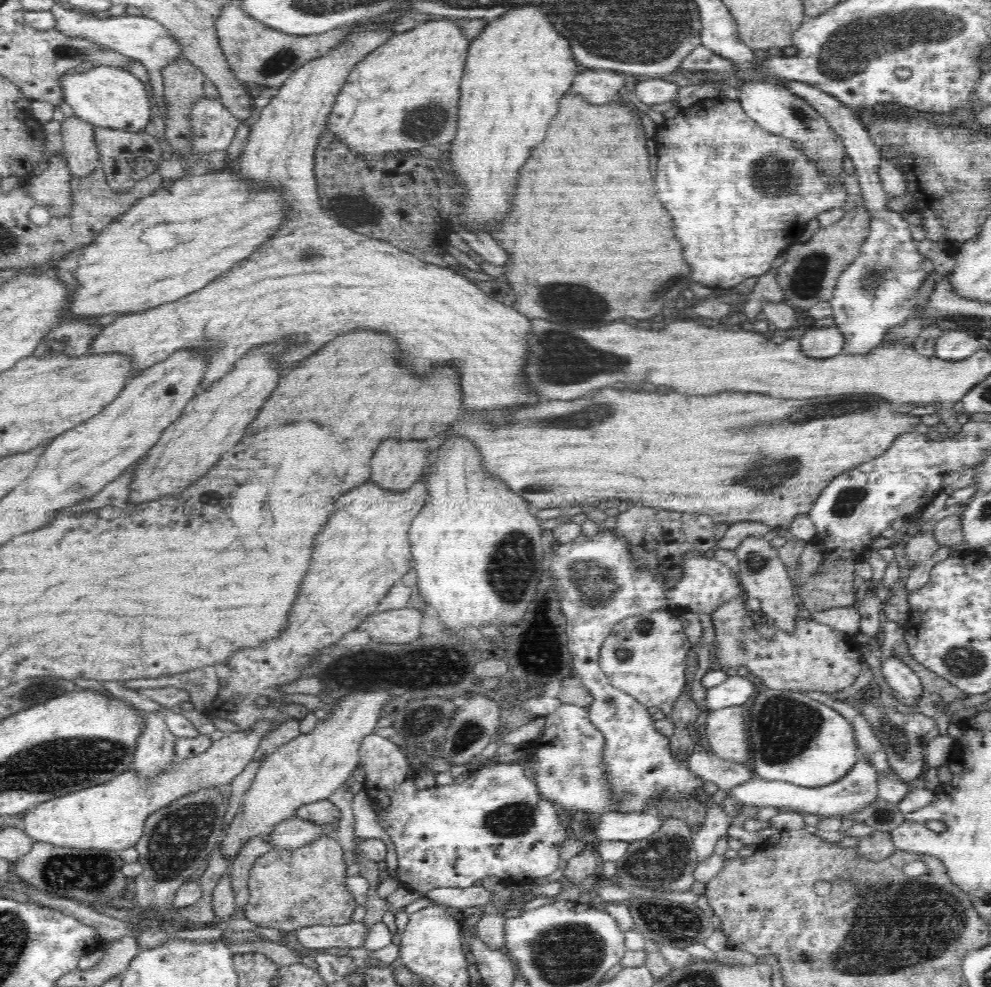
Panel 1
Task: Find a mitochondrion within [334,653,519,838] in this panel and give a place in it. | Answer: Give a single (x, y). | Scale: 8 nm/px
(420, 721)

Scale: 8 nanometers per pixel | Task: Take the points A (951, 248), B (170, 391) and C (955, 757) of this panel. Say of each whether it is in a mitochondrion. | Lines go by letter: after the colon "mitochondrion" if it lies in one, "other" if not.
A: other
B: other
C: other

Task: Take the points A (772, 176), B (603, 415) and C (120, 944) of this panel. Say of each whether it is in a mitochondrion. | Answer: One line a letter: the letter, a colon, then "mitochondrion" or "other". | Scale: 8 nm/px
A: mitochondrion
B: mitochondrion
C: other

